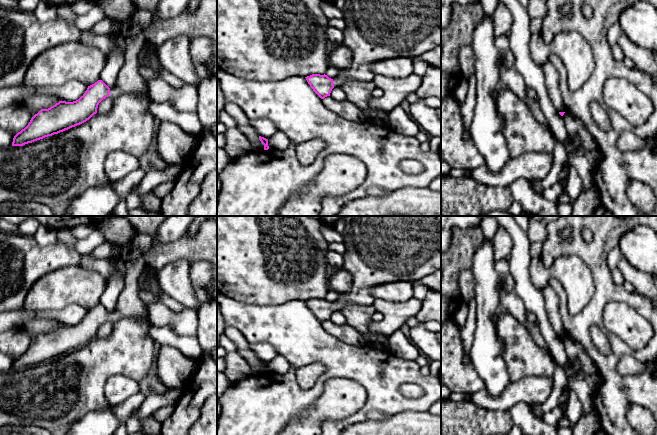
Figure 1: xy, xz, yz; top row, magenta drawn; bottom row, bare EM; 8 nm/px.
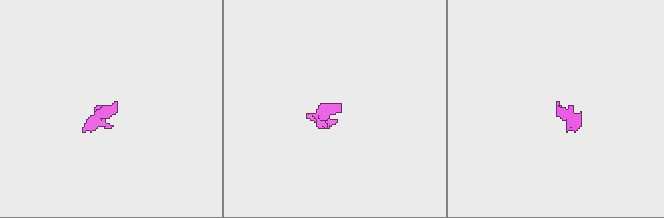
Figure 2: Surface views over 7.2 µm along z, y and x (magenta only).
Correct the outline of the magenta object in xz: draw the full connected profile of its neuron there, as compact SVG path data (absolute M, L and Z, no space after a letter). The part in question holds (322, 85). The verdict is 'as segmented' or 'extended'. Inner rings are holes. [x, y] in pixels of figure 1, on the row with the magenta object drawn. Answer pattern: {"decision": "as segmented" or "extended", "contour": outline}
{"decision": "extended", "contour": "M333 0L332 4L342 12L346 22L343 45L352 51L353 61L349 68L340 71L334 79L325 74L305 77L321 99L330 96L332 89L340 87L345 81L372 82L375 76L372 65L375 62L400 57L414 59L441 45L441 0Z"}

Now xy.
{"decision": "extended", "contour": "M143 33L126 38L125 61L113 87L109 88L102 80L98 80L88 86L85 93L78 100L73 102L59 101L48 109L41 109L31 118L28 125L14 136L12 146L23 146L86 122L97 113L99 103L108 96L114 99L121 94L148 95L146 81L139 73L140 61L138 56L147 40Z"}

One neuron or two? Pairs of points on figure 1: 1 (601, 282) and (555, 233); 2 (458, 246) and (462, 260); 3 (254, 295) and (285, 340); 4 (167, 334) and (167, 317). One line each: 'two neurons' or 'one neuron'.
1: one neuron
2: one neuron
3: two neurons
4: two neurons

